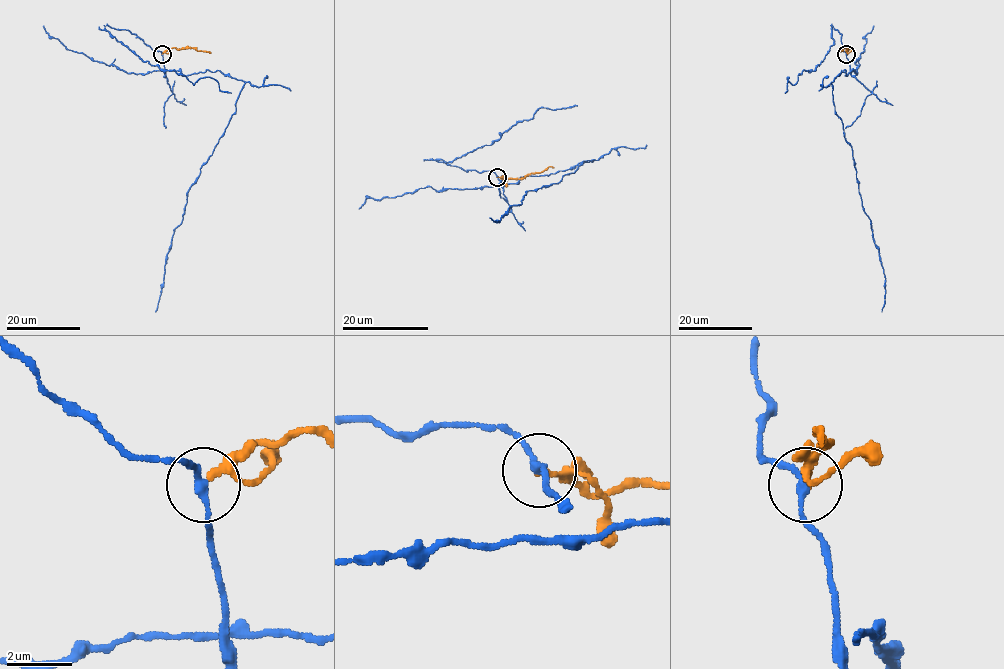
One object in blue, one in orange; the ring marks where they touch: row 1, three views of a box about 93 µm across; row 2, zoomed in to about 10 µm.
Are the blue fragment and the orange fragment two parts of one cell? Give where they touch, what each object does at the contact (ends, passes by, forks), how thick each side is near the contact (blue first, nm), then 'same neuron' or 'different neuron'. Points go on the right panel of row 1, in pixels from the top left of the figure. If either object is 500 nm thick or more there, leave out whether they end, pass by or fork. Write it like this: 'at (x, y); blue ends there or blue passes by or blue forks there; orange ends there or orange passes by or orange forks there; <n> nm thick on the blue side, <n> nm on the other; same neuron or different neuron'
at (846, 54); blue passes by; orange passes by; 200 nm thick on the blue side, 120 nm on the other; different neuron

